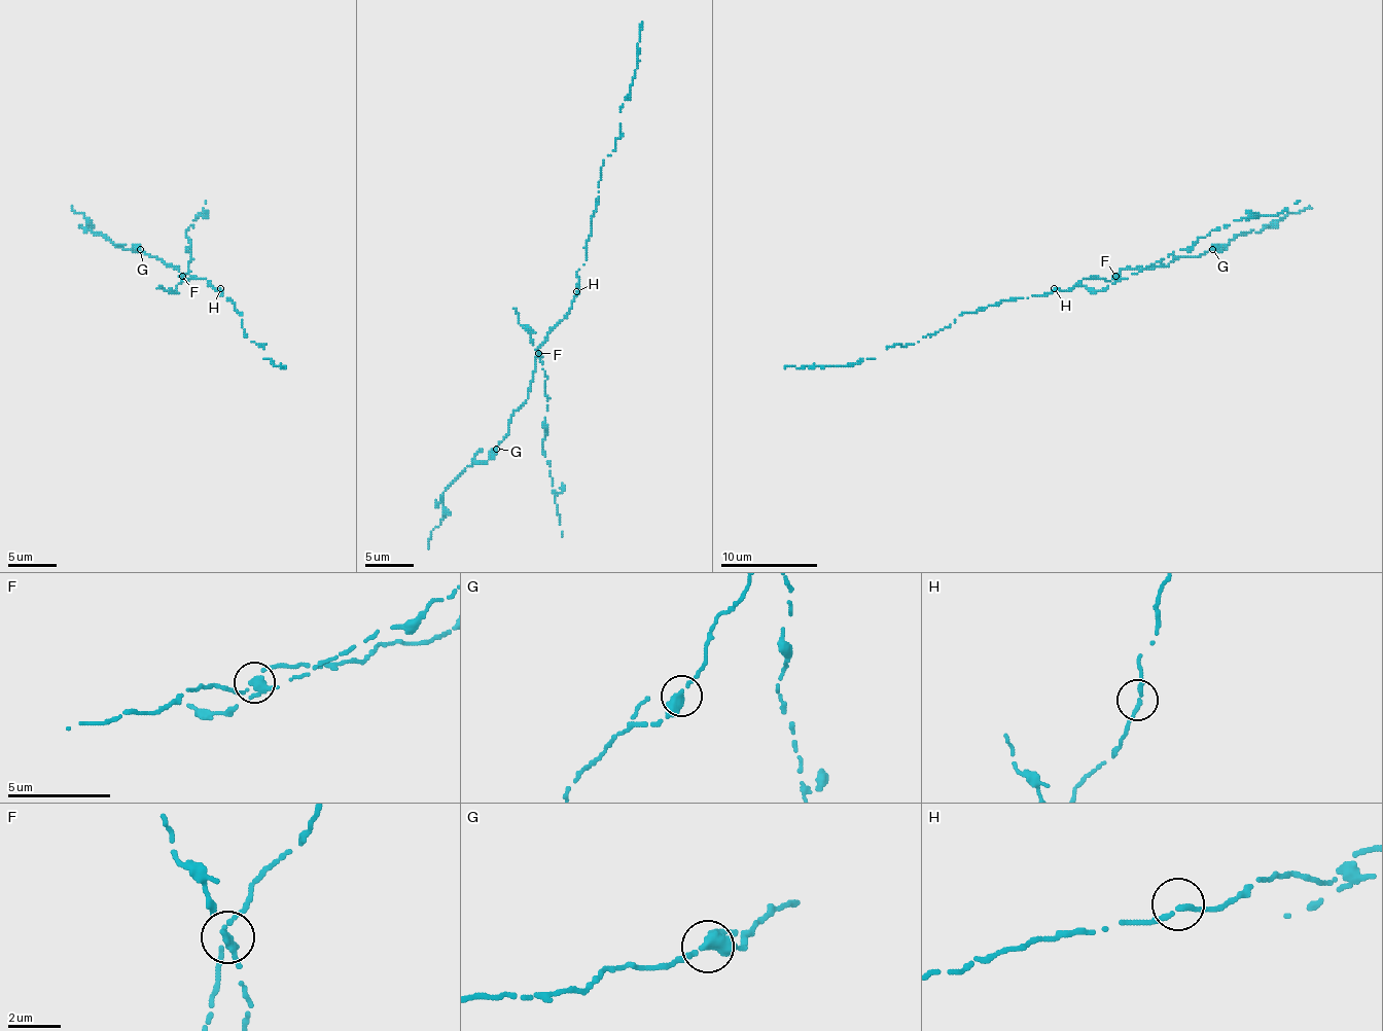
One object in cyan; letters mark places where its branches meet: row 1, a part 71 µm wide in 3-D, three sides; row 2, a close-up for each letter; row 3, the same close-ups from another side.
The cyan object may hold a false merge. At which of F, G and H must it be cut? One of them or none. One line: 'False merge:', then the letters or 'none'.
False merge: F

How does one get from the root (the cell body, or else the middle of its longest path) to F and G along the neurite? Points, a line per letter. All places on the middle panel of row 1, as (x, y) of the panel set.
F: (576, 291), (569, 313), (547, 334), (537, 352)
G: (576, 291), (569, 313), (537, 350), (528, 398), (513, 413), (508, 434), (496, 449)

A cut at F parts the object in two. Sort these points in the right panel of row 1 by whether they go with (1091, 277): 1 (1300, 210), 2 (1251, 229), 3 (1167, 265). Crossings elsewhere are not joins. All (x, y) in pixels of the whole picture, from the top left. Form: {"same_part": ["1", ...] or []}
{"same_part": ["1", "2", "3"]}

